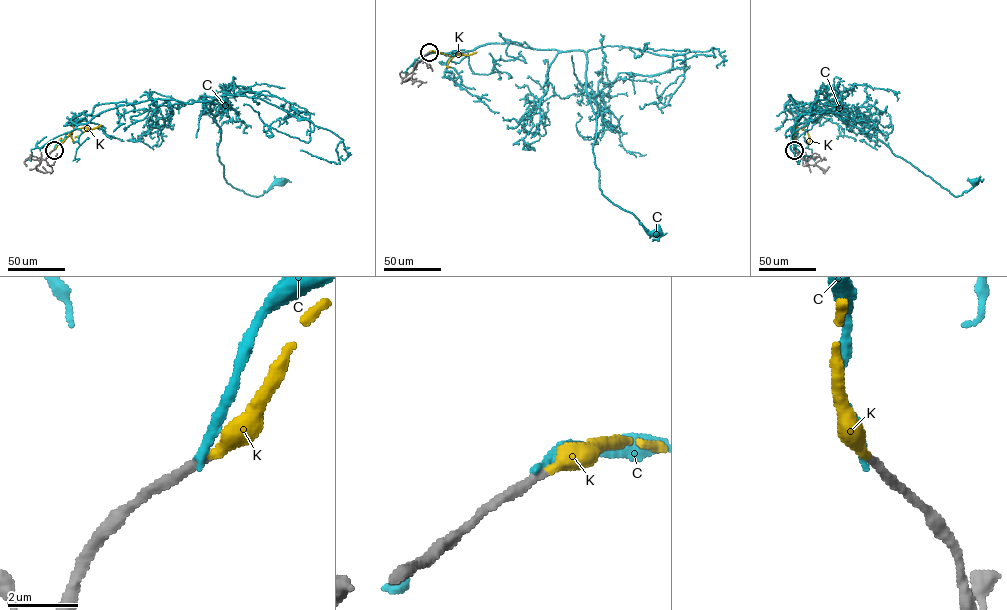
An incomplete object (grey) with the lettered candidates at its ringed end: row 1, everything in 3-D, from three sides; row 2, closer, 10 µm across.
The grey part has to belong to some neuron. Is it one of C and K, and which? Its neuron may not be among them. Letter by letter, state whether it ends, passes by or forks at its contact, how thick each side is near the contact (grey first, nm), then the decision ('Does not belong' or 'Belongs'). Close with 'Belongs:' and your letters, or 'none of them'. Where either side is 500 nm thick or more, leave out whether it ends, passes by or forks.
C: It ends there. Thickness 300 nm (grey) against 280 nm. Does not belong
K: It ends there. Thickness 280 nm (grey) against 320 nm. Belongs
Belongs: K

